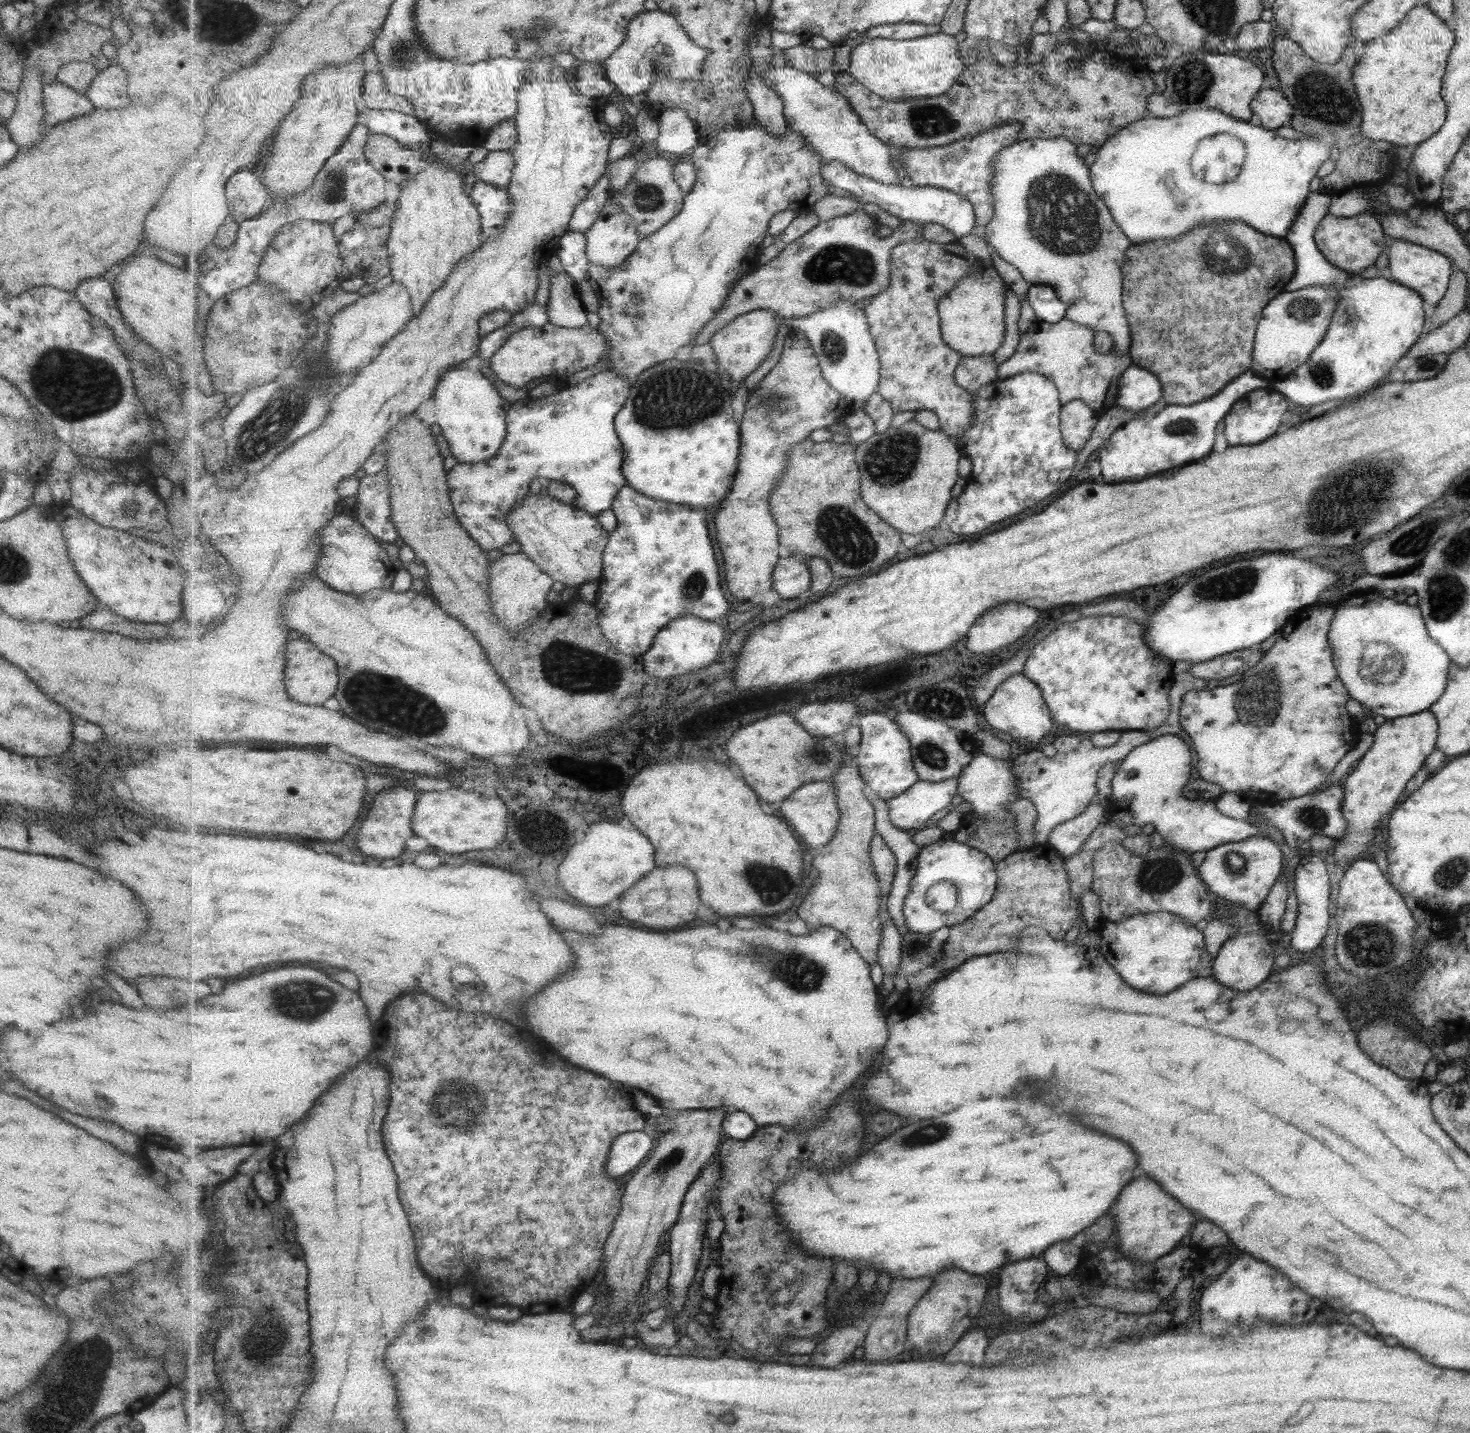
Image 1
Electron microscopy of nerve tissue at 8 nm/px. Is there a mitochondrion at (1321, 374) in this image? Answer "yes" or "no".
yes

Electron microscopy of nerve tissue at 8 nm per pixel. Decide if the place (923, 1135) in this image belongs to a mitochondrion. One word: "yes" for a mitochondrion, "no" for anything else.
yes

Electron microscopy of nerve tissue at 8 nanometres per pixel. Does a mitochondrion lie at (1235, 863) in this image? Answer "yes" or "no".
yes

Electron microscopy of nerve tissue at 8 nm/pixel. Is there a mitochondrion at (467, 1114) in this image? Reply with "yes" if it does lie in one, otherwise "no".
yes

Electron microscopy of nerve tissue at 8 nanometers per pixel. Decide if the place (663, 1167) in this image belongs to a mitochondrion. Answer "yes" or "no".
yes

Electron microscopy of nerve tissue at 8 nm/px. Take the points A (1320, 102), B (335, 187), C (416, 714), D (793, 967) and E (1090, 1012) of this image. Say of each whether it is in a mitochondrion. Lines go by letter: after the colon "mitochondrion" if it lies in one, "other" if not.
A: mitochondrion
B: mitochondrion
C: mitochondrion
D: mitochondrion
E: mitochondrion

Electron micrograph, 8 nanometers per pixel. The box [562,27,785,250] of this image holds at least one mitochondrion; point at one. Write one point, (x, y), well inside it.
(648, 197)

